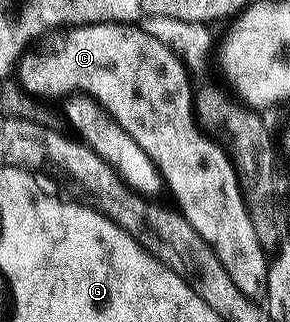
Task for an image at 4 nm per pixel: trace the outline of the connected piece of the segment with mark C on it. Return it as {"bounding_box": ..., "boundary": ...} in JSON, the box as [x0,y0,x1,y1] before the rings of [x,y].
{"bounding_box":[16,23,268,299],"boundary":[[[100,23],[99,25],[63,27],[57,31],[47,32],[45,36],[37,42],[37,45],[38,50],[36,50],[35,53],[33,53],[33,51],[27,51],[18,58],[16,81],[18,85],[21,86],[23,93],[34,99],[41,99],[40,97],[66,97],[69,93],[84,93],[80,95],[85,95],[89,100],[98,102],[98,104],[105,109],[106,114],[116,122],[119,130],[121,130],[123,134],[126,132],[127,135],[150,156],[147,157],[149,164],[155,165],[156,168],[158,168],[158,172],[162,175],[165,188],[167,190],[171,189],[171,191],[174,192],[174,197],[178,200],[179,205],[177,205],[177,208],[180,210],[182,216],[185,217],[186,222],[204,239],[204,243],[208,243],[212,247],[212,251],[220,259],[224,271],[228,271],[228,276],[232,278],[232,283],[236,283],[236,287],[240,287],[240,291],[244,291],[246,297],[255,299],[261,298],[266,291],[268,253],[260,243],[260,239],[256,239],[256,227],[252,227],[252,219],[246,210],[246,204],[242,198],[242,190],[238,188],[238,173],[234,170],[230,156],[226,154],[225,149],[222,148],[221,144],[219,144],[215,138],[211,137],[209,133],[203,130],[202,126],[198,123],[198,118],[194,115],[194,95],[188,75],[190,73],[182,57],[134,23]]]}

